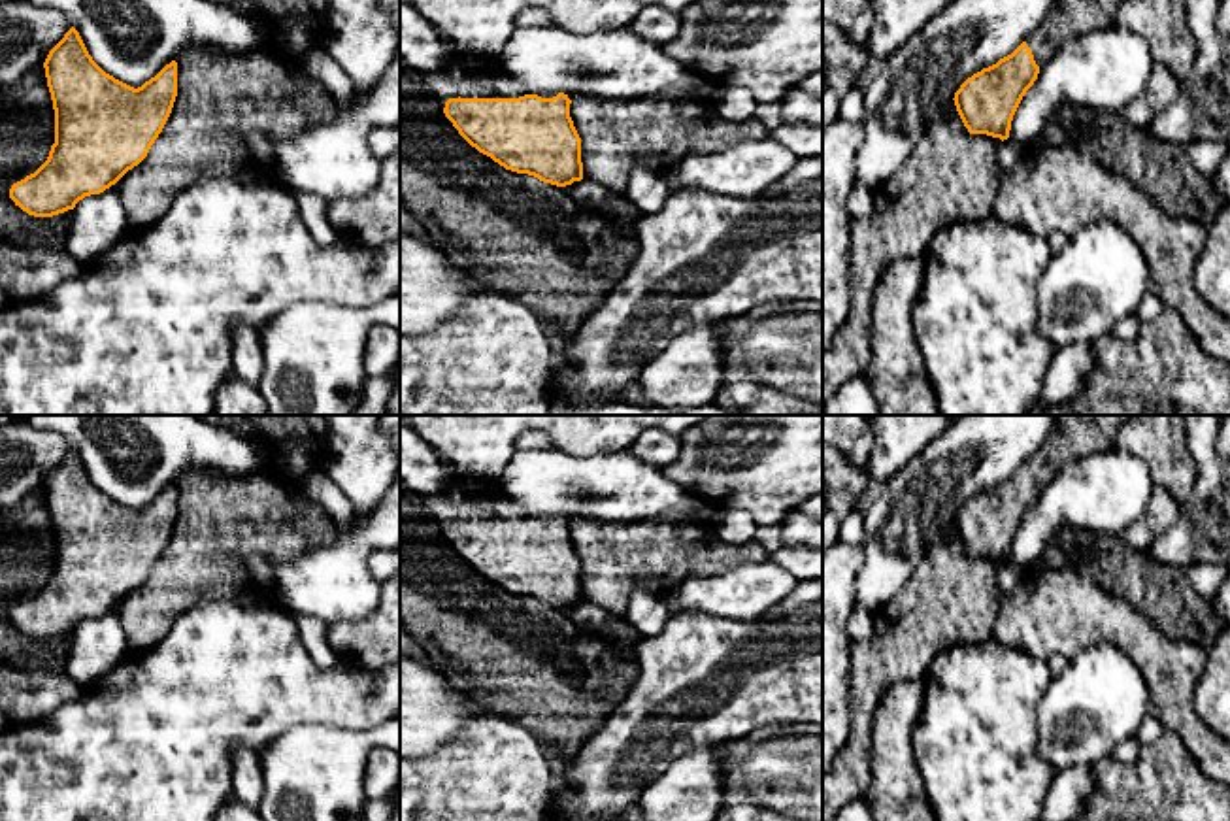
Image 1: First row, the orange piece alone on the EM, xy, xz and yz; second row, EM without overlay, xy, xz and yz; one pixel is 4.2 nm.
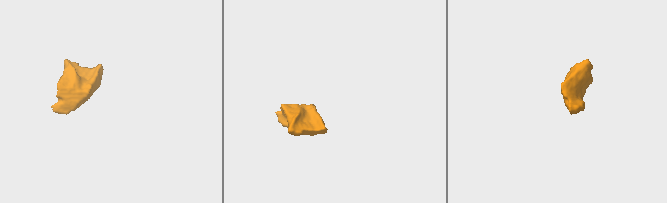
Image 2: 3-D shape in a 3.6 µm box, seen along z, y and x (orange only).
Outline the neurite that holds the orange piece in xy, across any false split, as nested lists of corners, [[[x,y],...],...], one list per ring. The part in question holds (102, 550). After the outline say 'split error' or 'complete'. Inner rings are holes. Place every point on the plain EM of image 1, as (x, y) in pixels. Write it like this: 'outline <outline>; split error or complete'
outline [[[74,449],[49,474],[43,491],[55,532],[55,566],[47,583],[9,612],[15,628],[34,640],[74,632],[79,623],[104,615],[138,589],[162,555],[177,519],[175,483],[134,511],[92,483]]]; complete

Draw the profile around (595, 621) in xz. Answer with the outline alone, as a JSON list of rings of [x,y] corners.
[[[583,600],[570,613],[570,621],[585,634],[602,642],[628,642],[638,645],[643,636],[624,619]]]

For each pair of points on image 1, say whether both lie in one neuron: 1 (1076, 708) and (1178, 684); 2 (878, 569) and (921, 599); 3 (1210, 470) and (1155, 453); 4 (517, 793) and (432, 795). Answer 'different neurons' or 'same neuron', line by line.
1: different neurons
2: different neurons
3: different neurons
4: same neuron

